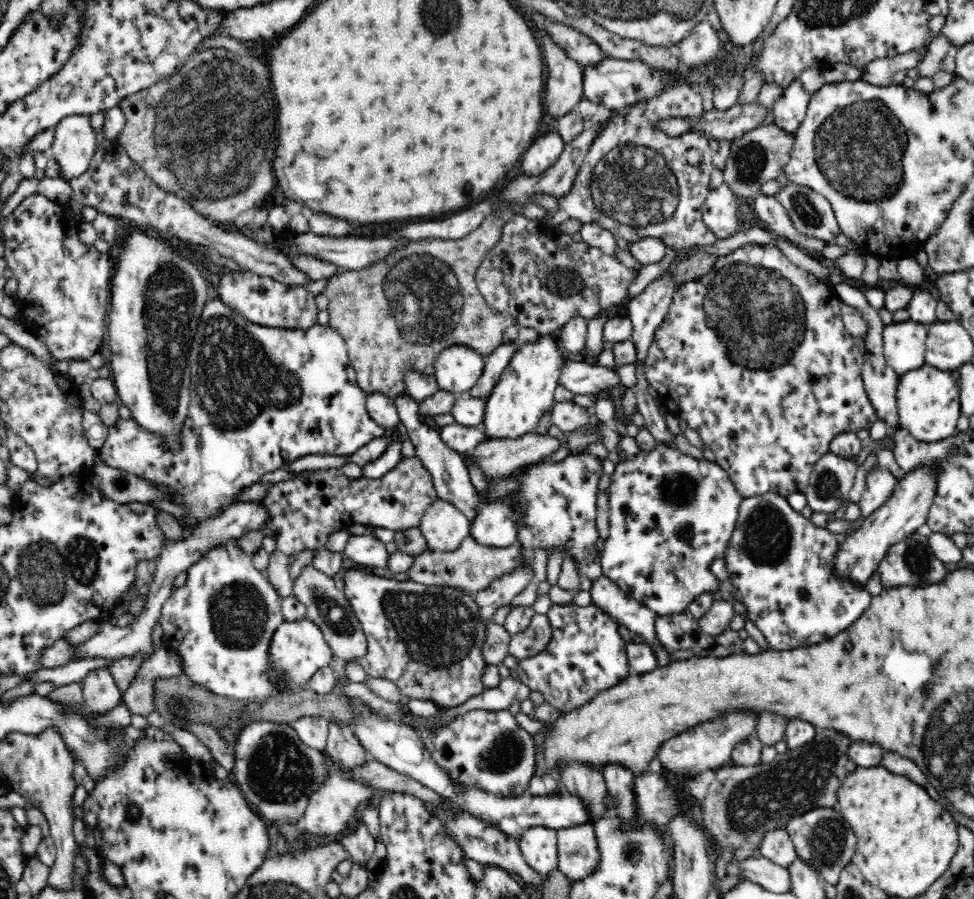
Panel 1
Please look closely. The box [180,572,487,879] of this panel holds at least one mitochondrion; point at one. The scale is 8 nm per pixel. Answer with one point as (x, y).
(438, 628)

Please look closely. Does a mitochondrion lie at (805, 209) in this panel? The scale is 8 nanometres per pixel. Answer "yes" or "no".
yes

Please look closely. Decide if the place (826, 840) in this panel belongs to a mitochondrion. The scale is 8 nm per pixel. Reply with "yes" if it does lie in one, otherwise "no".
yes

